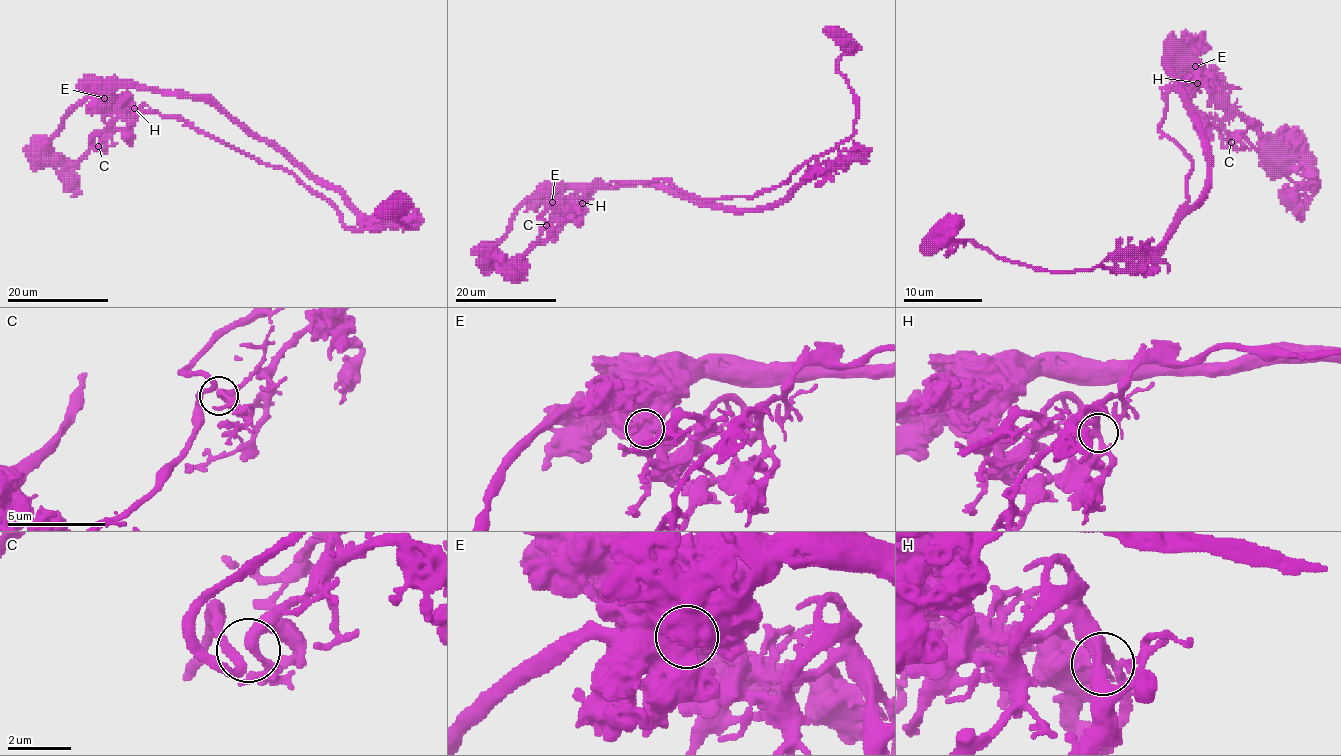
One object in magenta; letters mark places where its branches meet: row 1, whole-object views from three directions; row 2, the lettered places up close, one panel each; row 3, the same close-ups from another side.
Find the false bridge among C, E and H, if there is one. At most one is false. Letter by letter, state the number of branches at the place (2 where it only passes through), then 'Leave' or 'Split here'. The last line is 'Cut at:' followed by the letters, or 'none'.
C: Branches: 4. Leave
E: Branches: 4. Split here
H: Branches: 3. Leave
Cut at: E

